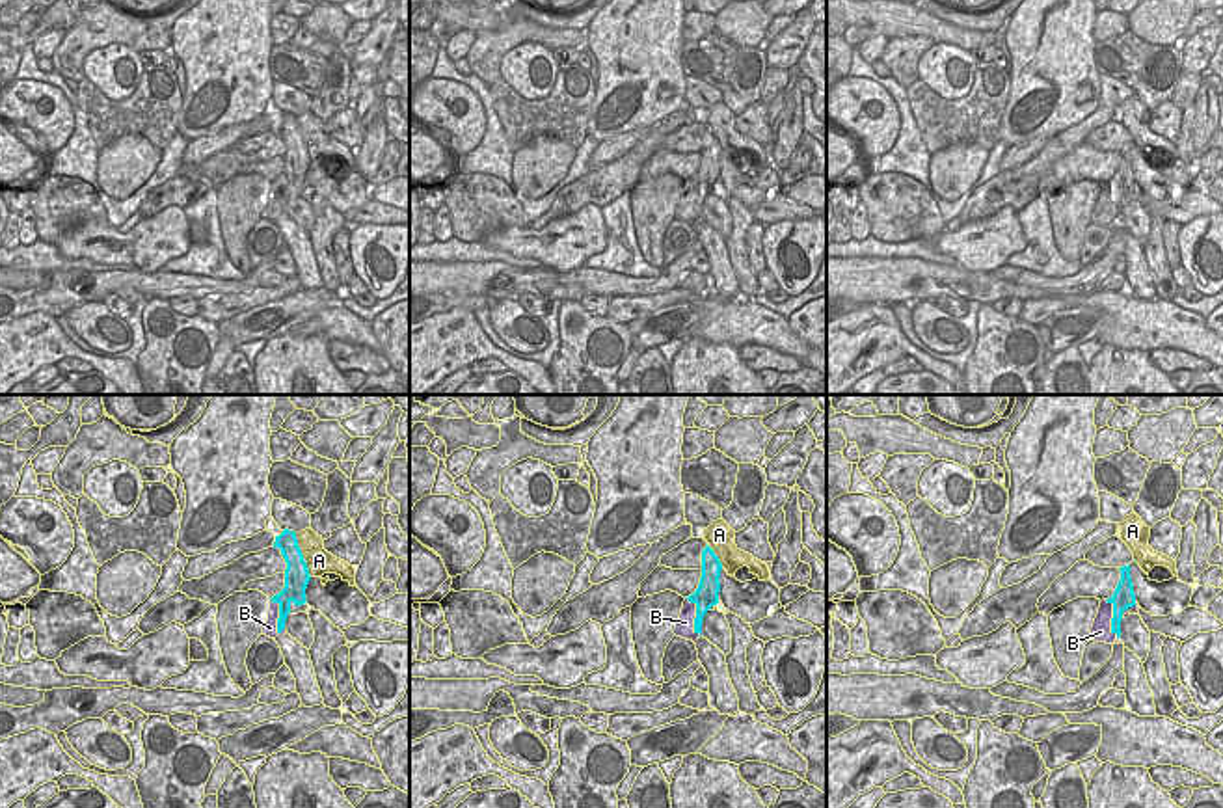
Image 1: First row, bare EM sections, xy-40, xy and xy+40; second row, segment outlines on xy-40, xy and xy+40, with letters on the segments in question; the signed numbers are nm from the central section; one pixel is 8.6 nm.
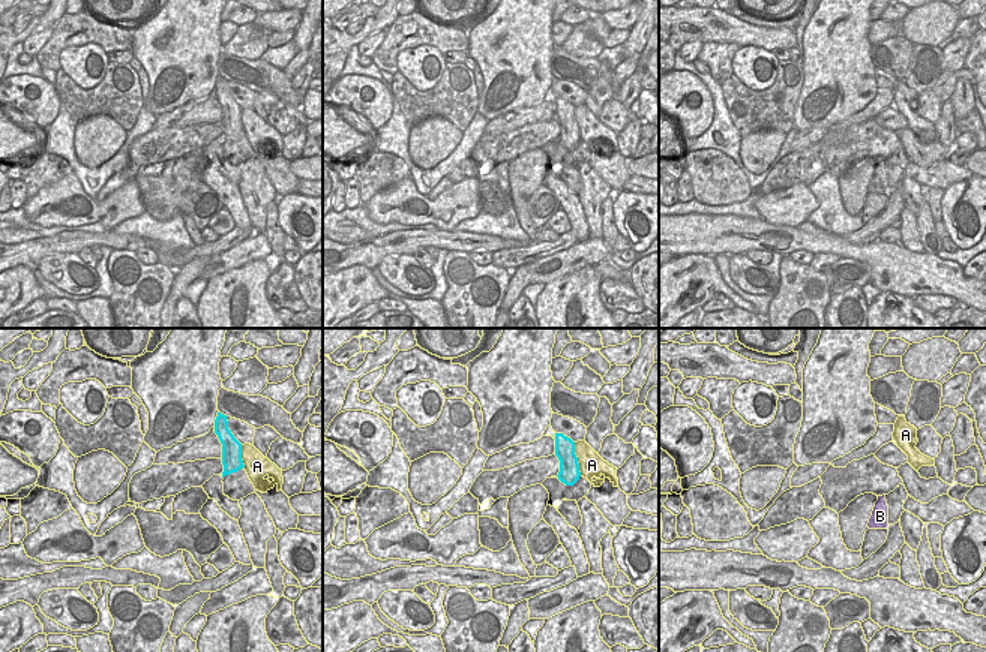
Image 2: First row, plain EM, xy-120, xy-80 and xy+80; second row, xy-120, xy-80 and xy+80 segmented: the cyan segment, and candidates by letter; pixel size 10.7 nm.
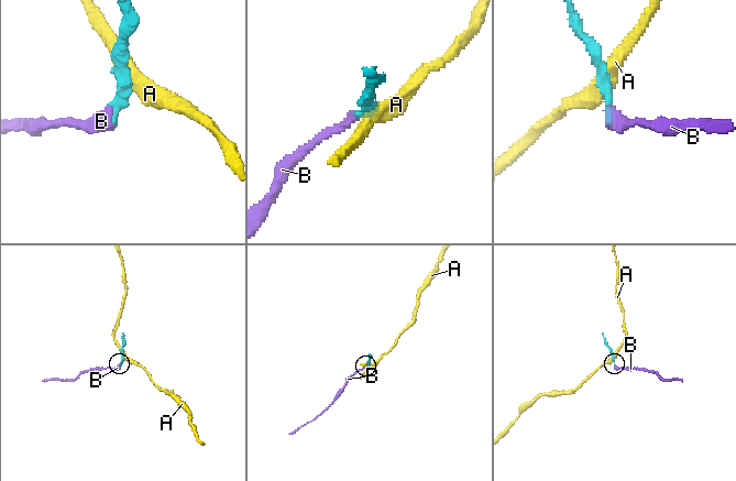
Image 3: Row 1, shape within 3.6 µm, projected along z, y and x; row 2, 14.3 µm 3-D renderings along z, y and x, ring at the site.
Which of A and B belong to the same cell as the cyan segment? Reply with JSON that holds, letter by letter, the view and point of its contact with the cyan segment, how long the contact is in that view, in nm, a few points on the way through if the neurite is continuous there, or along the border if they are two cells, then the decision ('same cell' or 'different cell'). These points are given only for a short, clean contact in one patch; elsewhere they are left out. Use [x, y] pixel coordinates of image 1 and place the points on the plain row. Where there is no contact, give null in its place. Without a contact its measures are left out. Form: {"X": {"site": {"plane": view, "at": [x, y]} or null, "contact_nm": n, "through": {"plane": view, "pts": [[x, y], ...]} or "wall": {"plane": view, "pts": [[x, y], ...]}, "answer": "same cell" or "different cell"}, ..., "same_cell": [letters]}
{"A": {"site": {"plane": "xy-40", "at": [302, 138]}, "contact_nm": 400, "wall": {"plane": "xy-40", "pts": [[295, 118], [311, 159]]}, "answer": "different cell"}, "B": {"site": {"plane": "xy", "at": [697, 200]}, "contact_nm": 360, "wall": {"plane": "xy", "pts": [[685, 181], [695, 188], [695, 213], [700, 218]]}, "answer": "different cell"}, "same_cell": []}

